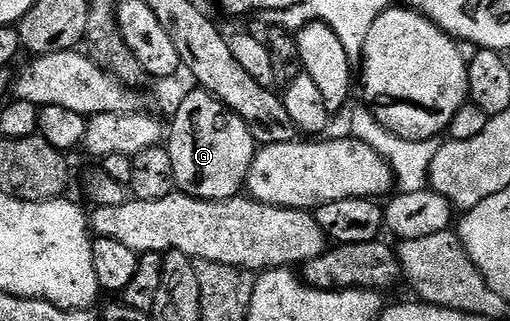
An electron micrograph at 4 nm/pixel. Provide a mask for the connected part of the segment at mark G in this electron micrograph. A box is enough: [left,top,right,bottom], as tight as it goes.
[166,89,258,199]

